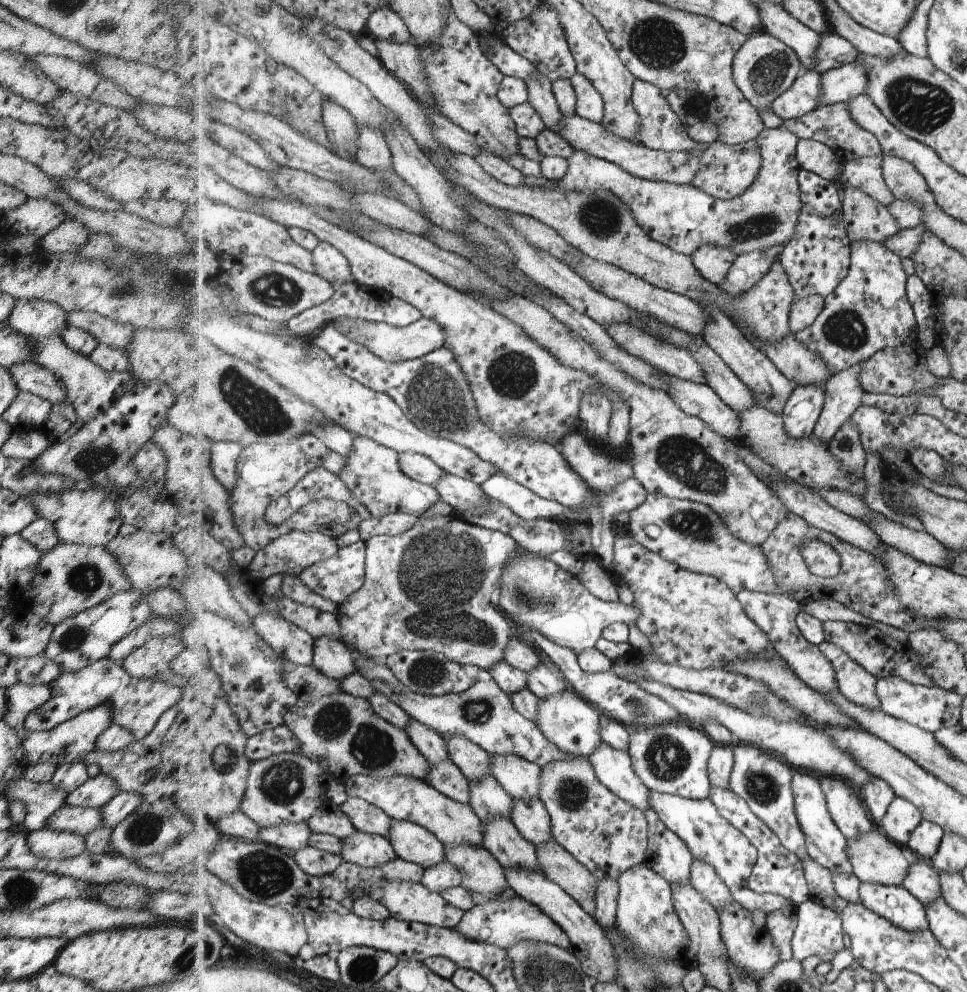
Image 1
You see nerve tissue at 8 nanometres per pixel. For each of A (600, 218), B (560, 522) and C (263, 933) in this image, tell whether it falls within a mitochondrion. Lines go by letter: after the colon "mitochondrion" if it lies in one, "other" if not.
A: mitochondrion
B: other
C: other

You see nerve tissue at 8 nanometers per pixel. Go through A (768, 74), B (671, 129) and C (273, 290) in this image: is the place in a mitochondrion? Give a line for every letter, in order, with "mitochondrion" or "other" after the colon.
A: mitochondrion
B: other
C: mitochondrion

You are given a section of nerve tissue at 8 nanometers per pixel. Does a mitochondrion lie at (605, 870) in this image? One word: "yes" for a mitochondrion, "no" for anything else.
no

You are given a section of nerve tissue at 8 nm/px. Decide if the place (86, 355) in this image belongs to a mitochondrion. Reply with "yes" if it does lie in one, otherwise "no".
no

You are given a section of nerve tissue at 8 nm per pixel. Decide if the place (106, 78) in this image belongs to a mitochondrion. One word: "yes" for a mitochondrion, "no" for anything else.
no

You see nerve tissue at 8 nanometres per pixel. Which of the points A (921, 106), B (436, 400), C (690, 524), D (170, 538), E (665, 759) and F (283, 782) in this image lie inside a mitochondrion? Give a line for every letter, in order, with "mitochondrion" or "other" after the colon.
A: mitochondrion
B: mitochondrion
C: mitochondrion
D: other
E: mitochondrion
F: mitochondrion

